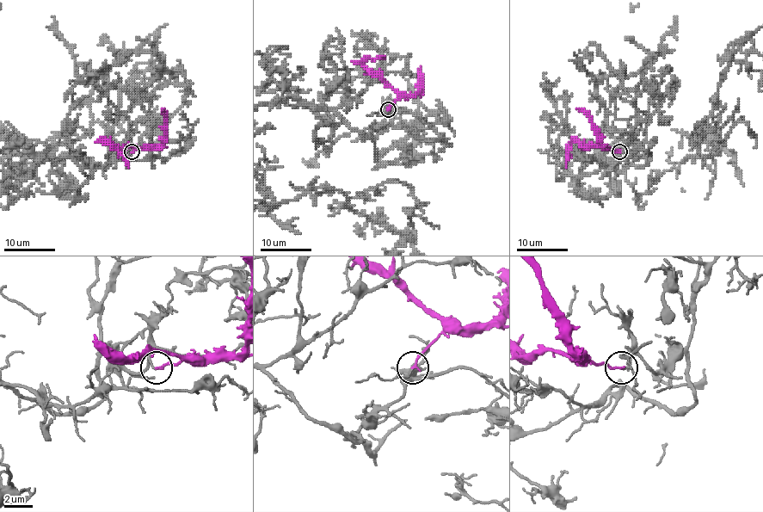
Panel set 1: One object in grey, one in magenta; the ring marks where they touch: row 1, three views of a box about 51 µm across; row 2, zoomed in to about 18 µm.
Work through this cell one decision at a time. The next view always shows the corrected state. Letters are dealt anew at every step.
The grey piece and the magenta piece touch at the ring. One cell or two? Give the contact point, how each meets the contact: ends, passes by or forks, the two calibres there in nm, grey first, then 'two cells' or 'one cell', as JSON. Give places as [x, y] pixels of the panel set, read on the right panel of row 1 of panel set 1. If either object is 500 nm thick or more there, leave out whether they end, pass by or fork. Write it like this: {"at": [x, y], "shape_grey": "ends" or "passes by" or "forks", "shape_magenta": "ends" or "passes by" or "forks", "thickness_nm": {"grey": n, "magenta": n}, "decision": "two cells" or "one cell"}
{"at": [619, 151], "shape_grey": "ends", "shape_magenta": "ends", "thickness_nm": {"grey": 130, "magenta": 170}, "decision": "two cells"}

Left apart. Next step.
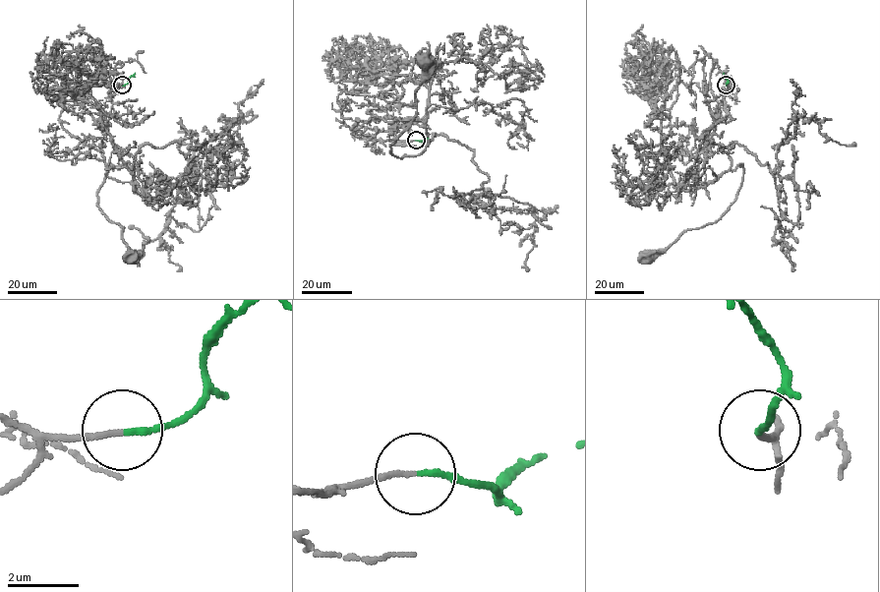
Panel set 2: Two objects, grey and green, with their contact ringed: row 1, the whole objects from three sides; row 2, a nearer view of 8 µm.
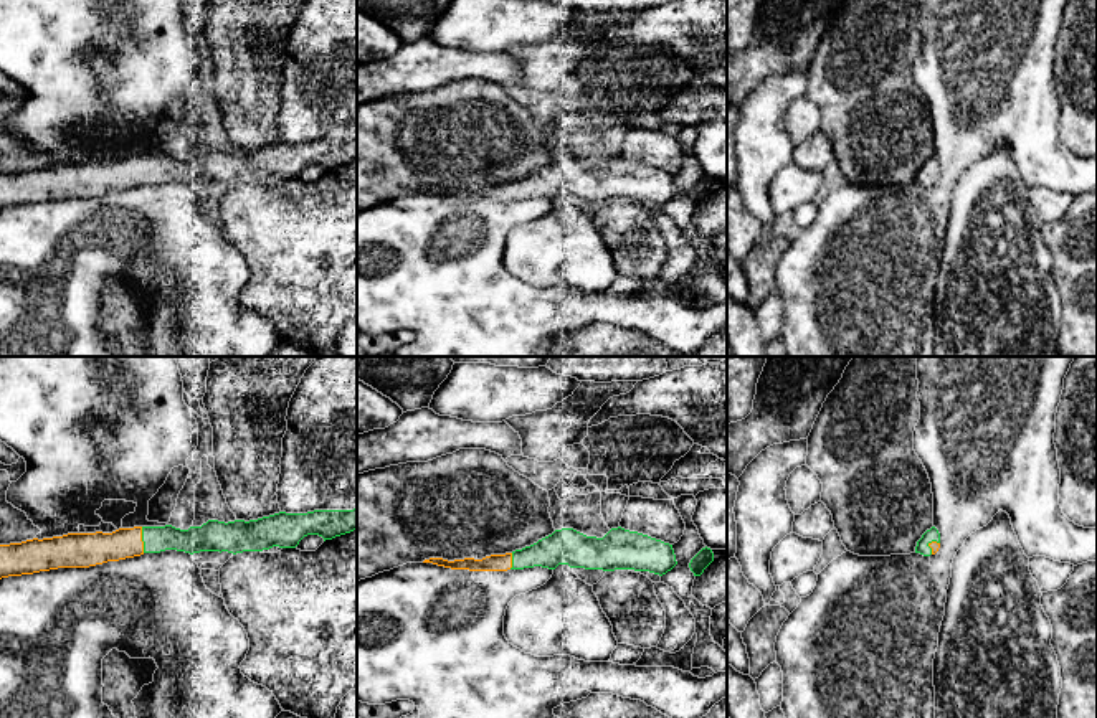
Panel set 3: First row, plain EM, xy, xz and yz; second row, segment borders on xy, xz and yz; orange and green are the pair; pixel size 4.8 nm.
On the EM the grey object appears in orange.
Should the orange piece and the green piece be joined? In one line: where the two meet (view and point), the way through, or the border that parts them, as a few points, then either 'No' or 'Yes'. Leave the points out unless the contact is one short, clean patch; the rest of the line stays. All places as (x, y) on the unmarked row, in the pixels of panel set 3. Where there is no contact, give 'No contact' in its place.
Touches orange at xy (141, 170). Yes

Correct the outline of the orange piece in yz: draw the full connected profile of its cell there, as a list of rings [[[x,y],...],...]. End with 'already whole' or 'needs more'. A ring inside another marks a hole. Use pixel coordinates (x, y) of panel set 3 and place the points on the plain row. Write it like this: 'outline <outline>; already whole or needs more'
outline [[[932,157],[917,172],[915,183],[930,187],[930,185],[935,185],[938,182],[938,178],[940,178],[940,163],[935,157]]]; needs more

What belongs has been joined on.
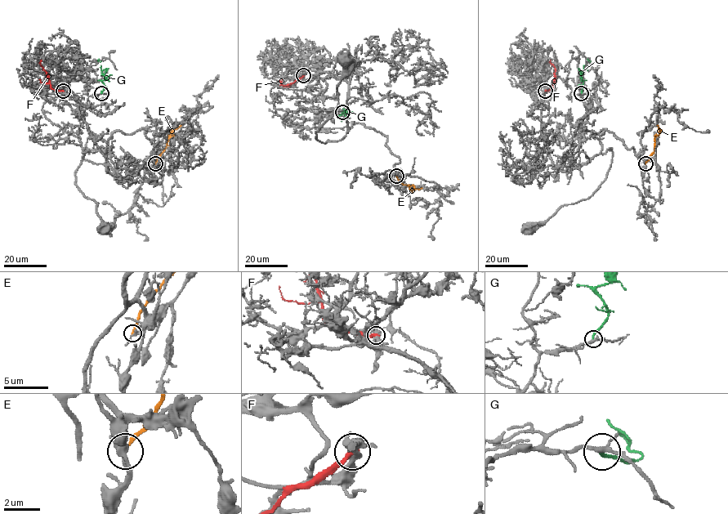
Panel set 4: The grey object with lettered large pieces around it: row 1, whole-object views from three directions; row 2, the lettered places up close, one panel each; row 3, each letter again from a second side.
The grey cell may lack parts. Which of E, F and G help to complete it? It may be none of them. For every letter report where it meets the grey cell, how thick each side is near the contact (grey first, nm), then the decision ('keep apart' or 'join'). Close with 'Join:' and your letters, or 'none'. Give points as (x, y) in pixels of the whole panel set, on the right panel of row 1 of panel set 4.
E: (645, 163) | 190/180 nm | keep apart
F: (545, 91) | 340/280 nm | keep apart
G: (581, 93) | 160/180 nm | join
Join: G

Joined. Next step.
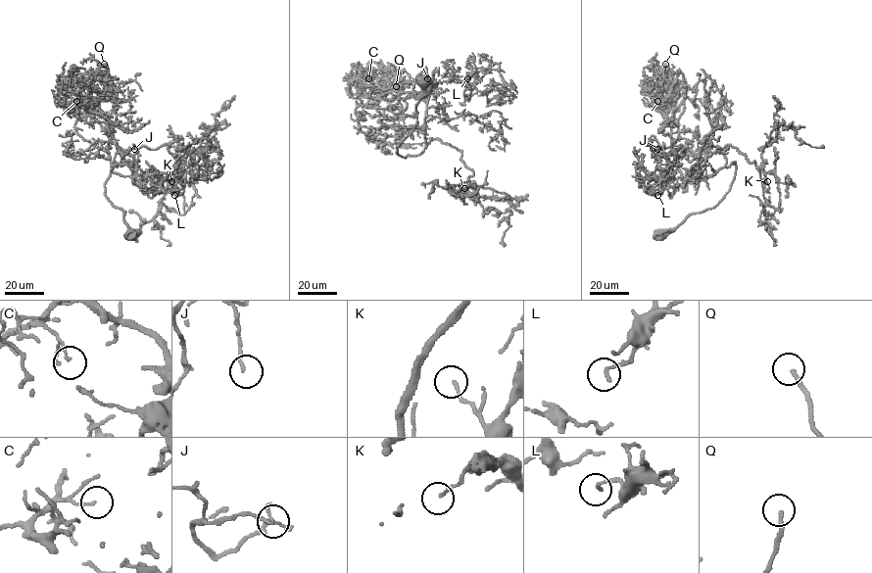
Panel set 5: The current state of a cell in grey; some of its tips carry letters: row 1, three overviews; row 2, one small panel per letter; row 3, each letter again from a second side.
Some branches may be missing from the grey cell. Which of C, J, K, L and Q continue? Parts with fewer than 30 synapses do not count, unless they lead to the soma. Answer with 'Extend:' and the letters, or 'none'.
Extend: J, Q

